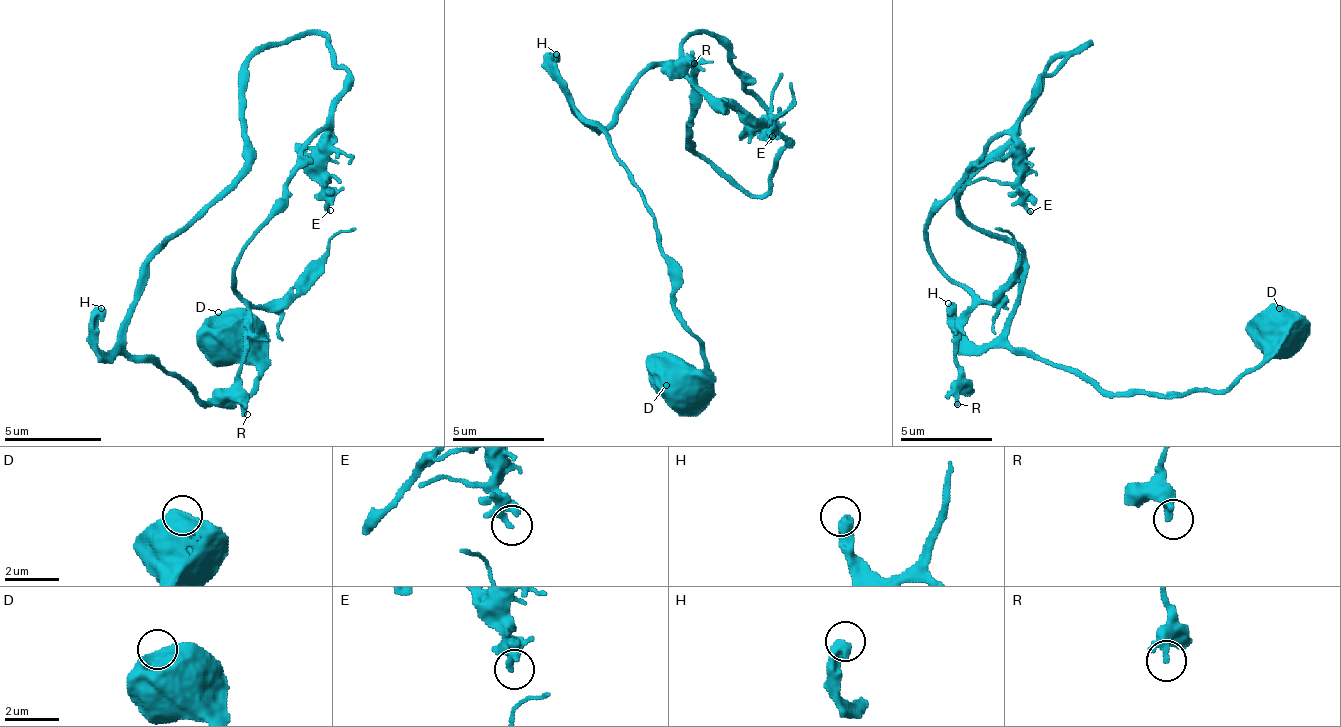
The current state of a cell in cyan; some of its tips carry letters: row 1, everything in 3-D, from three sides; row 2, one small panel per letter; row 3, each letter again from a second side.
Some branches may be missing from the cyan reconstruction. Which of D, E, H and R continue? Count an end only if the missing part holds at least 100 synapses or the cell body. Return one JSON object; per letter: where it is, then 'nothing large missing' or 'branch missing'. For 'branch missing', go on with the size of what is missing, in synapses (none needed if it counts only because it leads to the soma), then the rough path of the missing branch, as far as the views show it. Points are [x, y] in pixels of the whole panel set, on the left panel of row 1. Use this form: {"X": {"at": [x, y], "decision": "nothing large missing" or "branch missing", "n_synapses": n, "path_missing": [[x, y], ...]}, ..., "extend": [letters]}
{"D": {"at": [218, 312], "decision": "nothing large missing"}, "E": {"at": [330, 210], "decision": "nothing large missing"}, "H": {"at": [101, 308], "decision": "branch missing", "n_synapses": 150, "path_missing": [[101, 308], [121, 220], [106, 181], [97, 84], [116, 1]]}, "R": {"at": [247, 414], "decision": "nothing large missing"}, "extend": ["H"]}

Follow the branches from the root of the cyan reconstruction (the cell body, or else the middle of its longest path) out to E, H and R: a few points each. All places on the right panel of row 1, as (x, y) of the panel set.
E: (1017, 133), (1035, 82), (1062, 55), (1090, 46), (1039, 82), (1017, 128), (1017, 193), (1030, 211)
H: (1017, 133), (961, 193), (961, 211), (1021, 252), (1017, 308), (994, 340), (971, 344), (948, 303)
R: (1017, 133), (1035, 82), (1090, 46), (1039, 82), (929, 220), (929, 257), (971, 298), (957, 404)

